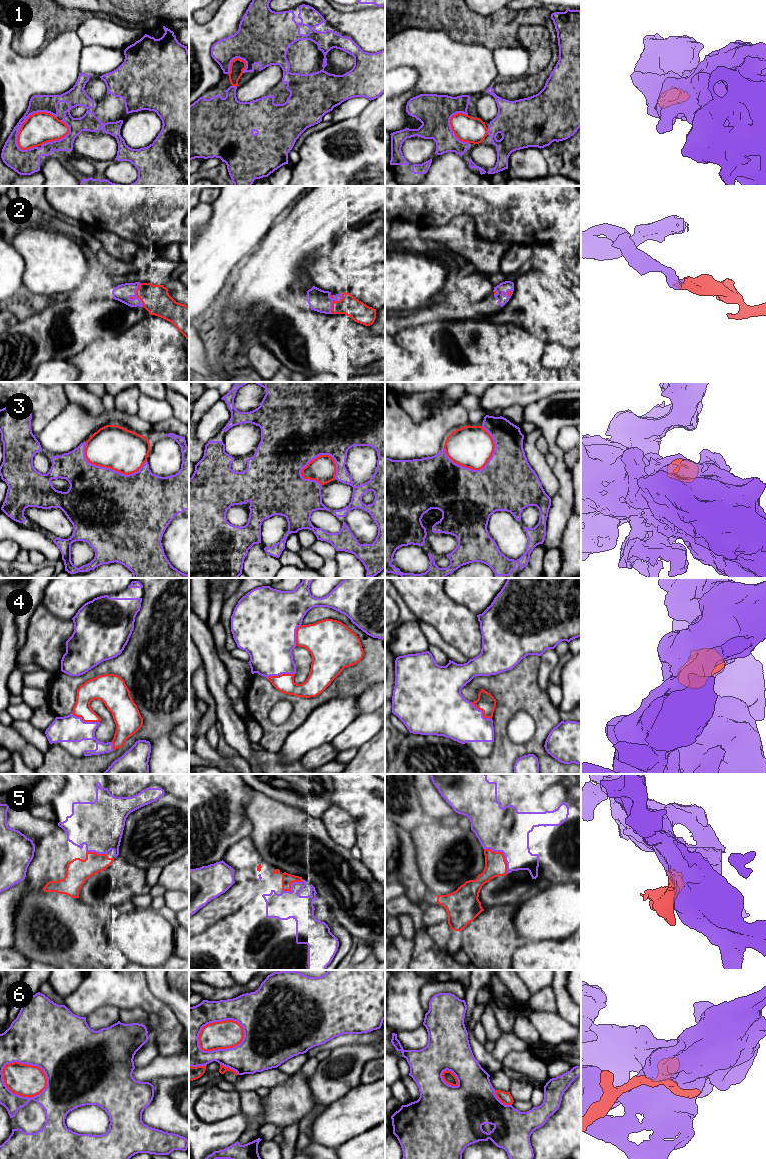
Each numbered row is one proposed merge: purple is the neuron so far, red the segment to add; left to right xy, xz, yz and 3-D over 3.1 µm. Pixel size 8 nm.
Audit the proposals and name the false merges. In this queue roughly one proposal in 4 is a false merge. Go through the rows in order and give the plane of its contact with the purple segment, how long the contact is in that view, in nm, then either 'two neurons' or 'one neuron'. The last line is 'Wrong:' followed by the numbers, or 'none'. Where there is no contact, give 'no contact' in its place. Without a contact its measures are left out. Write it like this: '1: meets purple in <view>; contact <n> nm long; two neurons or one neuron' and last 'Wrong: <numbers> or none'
1: meets purple in xy; contact 400 nm long; two neurons
2: meets purple in xz; contact 180 nm long; one neuron
3: meets purple in yz; contact 420 nm long; two neurons
4: meets purple in xy; contact 240 nm long; one neuron
5: meets purple in yz; contact 280 nm long; one neuron
6: meets purple in xy; contact 400 nm long; two neurons
Wrong: 1, 3, 6

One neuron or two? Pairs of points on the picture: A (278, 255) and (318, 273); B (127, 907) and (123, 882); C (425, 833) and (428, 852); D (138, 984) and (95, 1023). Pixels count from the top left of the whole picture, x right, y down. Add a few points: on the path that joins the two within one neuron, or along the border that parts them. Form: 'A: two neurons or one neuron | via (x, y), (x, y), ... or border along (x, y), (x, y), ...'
A: two neurons | border along (323, 252), (318, 252), (303, 266)
B: two neurons | border along (130, 900), (117, 906)
C: one neuron | via (428, 838), (428, 847)
D: two neurons | border along (120, 1009), (114, 1006), (101, 1006), (91, 1013)

